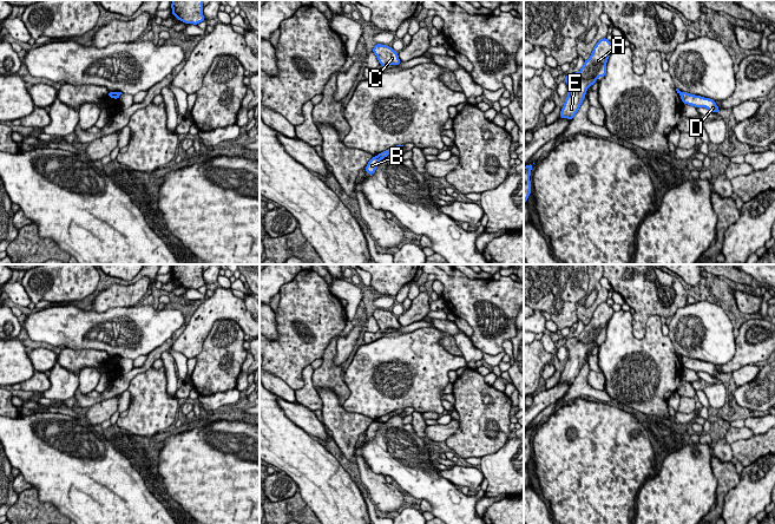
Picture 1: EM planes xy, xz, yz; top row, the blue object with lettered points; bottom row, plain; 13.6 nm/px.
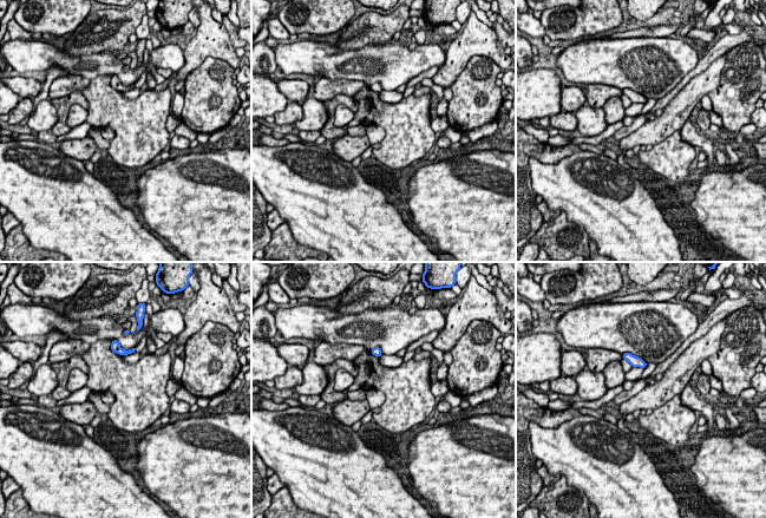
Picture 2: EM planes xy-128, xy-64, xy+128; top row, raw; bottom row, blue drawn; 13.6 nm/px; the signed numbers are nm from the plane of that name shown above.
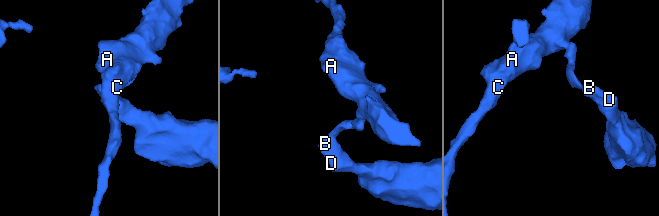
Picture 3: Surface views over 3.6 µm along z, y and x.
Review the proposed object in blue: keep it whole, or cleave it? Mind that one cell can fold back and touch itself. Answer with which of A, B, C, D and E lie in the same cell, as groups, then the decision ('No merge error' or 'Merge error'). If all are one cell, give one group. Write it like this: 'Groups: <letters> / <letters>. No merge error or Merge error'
Groups: A C E / B D. Merge error

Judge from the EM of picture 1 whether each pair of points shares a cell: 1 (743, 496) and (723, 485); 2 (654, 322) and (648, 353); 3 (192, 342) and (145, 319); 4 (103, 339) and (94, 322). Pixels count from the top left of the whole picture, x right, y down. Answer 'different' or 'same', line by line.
1: different
2: same
3: different
4: same

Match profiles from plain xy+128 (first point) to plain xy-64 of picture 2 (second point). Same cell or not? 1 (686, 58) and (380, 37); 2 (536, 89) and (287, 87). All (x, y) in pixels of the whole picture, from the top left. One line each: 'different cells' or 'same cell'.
1: different cells
2: different cells

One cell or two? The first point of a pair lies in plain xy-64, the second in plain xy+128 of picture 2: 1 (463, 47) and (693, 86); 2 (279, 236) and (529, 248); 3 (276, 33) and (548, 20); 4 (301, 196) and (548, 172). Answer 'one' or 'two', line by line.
1: one
2: two
3: two
4: one

